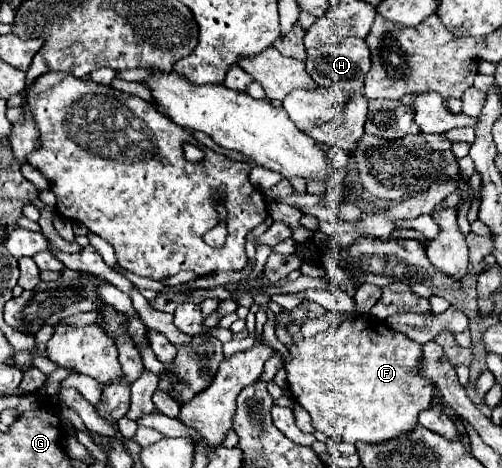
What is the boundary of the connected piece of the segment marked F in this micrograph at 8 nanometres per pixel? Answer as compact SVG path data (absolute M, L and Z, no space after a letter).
M359 315L341 321L333 331L321 331L313 337L305 337L289 347L289 359L285 363L287 387L291 397L309 411L315 431L325 433L331 439L347 443L381 443L411 431L417 425L419 411L427 409L433 399L433 381L417 375L417 363L421 361L421 345L407 339L403 333L393 331L385 321L373 315Z

